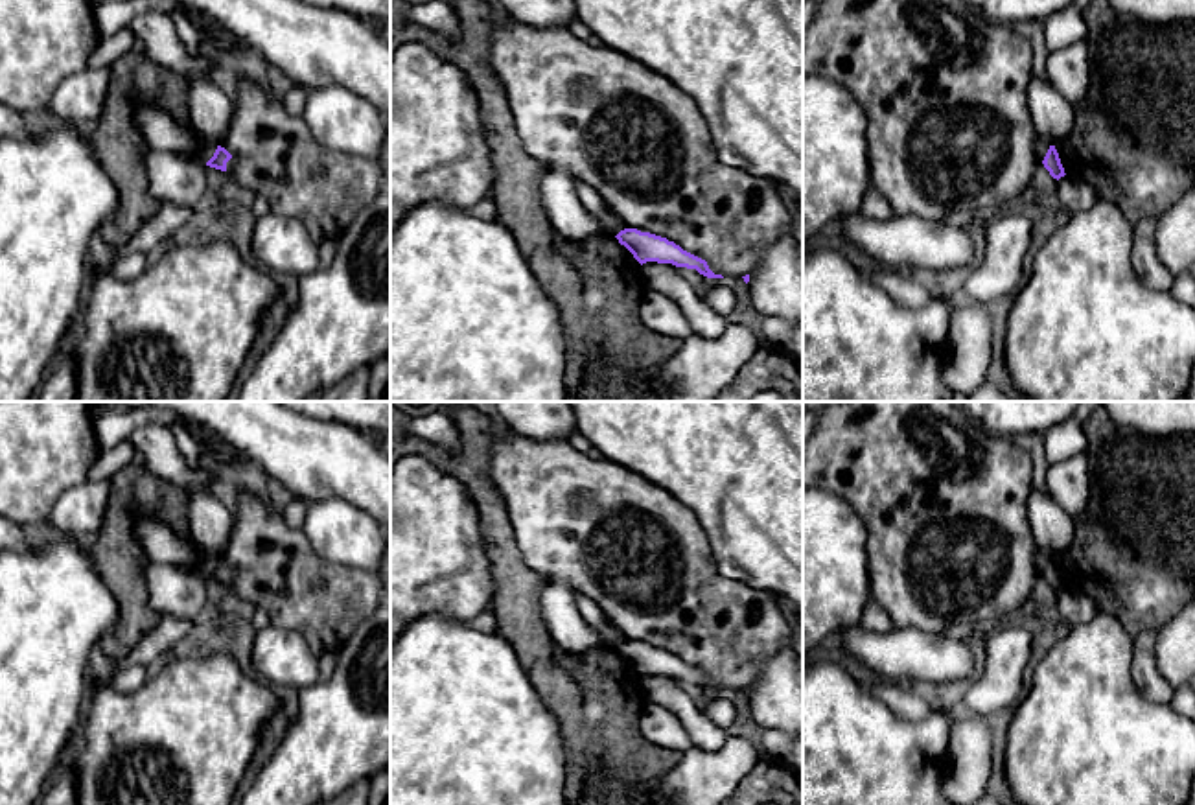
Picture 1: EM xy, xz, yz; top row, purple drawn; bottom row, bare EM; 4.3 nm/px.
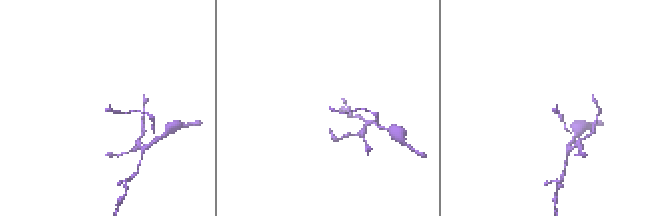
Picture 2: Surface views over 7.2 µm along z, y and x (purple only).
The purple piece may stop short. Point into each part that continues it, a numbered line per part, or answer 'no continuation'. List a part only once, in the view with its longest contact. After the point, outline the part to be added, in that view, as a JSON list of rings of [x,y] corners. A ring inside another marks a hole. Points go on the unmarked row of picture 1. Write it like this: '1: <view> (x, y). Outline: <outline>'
no continuation

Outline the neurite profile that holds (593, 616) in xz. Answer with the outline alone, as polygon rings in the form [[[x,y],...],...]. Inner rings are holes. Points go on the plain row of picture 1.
[[[574,593],[578,610],[591,630],[595,630],[604,641],[608,641],[613,648],[621,643],[628,641],[626,636],[611,624],[606,613],[582,593]]]

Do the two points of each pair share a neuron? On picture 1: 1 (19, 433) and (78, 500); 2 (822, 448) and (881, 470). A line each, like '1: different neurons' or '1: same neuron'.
1: different neurons
2: same neuron

